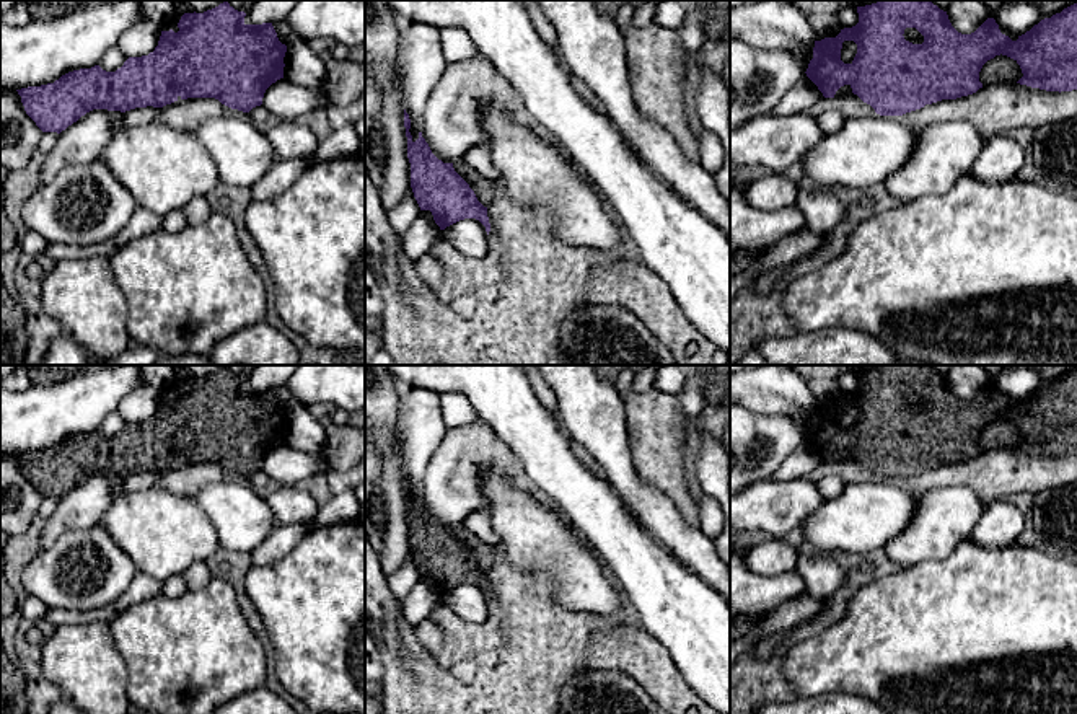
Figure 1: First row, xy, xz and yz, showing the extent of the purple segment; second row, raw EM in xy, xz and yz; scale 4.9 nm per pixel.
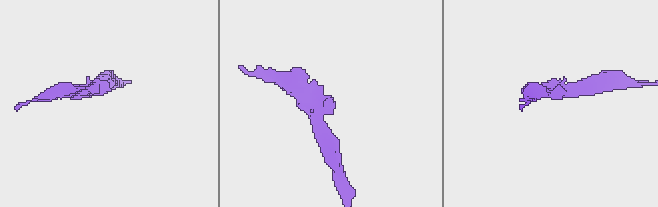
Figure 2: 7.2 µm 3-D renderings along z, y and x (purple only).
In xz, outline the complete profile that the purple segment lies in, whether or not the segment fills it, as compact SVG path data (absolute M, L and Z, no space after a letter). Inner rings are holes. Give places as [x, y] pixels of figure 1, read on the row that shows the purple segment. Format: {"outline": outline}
{"outline": "M404 109L407 158L411 163L411 187L420 210L430 210L440 230L464 220L479 220L489 235L490 223L484 207L469 184L455 171L453 163L438 160L422 132L414 142L409 132L411 119Z"}

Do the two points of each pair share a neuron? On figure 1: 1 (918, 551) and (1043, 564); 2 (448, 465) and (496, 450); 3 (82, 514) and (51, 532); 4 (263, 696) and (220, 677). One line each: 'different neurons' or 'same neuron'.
1: different neurons
2: same neuron
3: same neuron
4: different neurons

